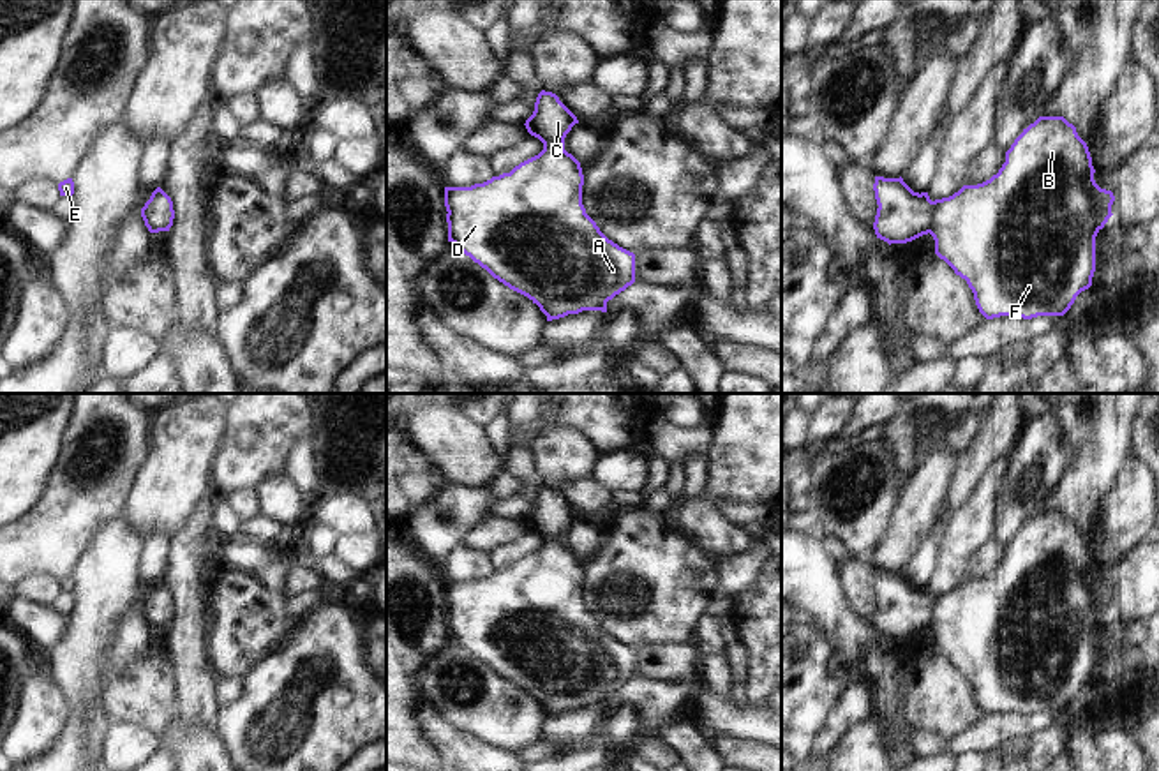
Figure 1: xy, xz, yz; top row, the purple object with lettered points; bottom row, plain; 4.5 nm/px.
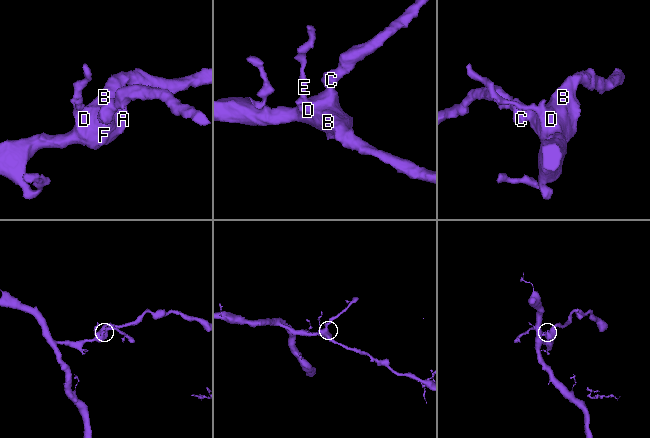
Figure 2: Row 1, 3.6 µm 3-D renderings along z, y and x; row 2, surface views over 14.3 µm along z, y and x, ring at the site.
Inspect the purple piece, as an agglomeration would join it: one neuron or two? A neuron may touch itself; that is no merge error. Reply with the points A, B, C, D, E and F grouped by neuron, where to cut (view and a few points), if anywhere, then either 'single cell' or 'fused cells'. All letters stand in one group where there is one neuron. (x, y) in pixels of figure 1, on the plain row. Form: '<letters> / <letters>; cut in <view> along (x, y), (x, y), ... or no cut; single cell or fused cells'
A B C D E F; no cut; single cell

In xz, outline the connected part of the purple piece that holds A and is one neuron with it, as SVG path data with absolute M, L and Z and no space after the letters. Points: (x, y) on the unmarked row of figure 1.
M542 485L535 506L524 520L531 531L543 538L543 545L515 561L510 568L492 572L483 579L445 582L448 637L455 639L494 674L536 699L547 716L582 706L607 707L607 697L635 677L635 649L609 635L582 600L582 563L565 545L565 533L575 519L579 519L577 512L559 492Z

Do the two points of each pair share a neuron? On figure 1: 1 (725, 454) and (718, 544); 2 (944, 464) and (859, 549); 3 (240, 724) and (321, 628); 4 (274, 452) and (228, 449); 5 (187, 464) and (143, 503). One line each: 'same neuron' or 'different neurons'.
1: same neuron
2: different neurons
3: same neuron
4: same neuron
5: same neuron

